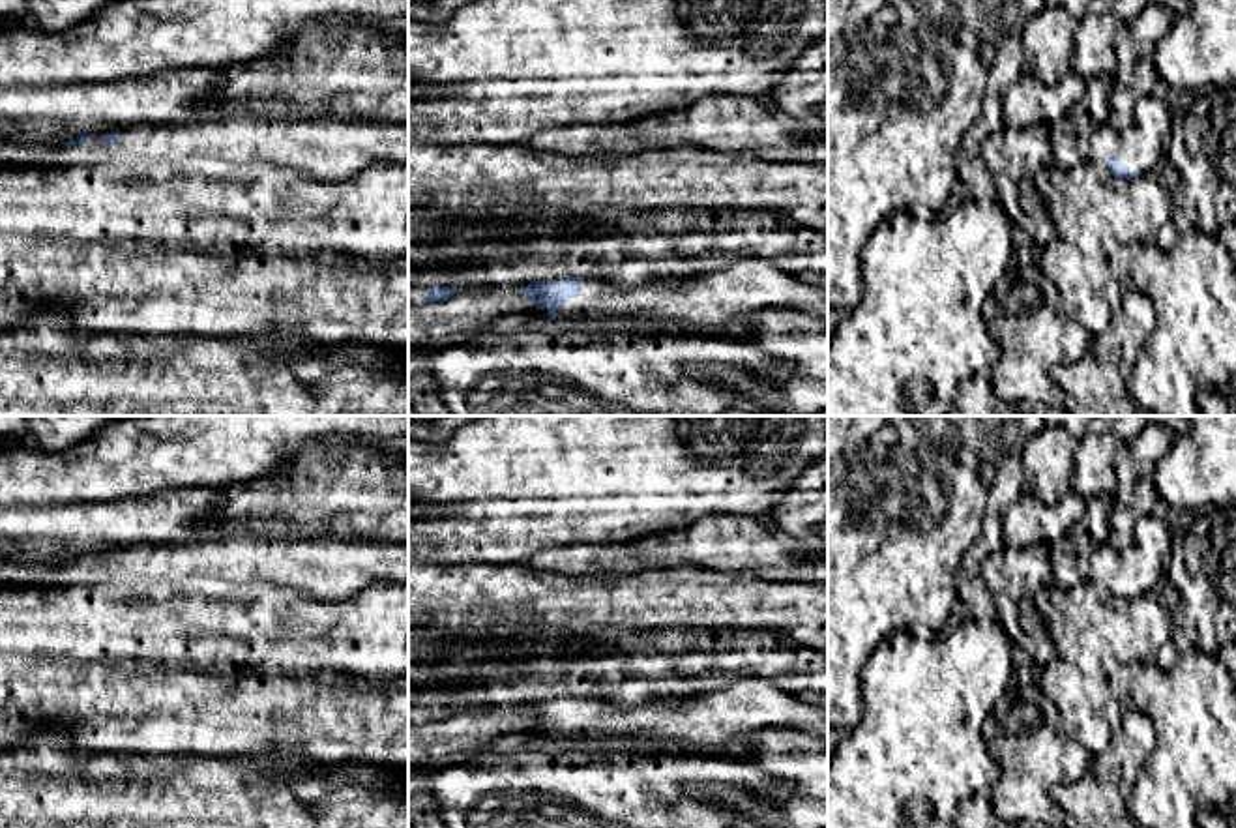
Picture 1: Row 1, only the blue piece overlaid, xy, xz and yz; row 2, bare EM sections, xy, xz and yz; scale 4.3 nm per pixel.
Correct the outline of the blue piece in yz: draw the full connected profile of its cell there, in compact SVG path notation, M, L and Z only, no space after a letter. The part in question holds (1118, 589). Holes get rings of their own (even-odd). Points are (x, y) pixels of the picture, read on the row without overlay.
M1146 515L1137 519L1133 541L1116 551L1097 543L1090 553L1088 583L1101 601L1148 594L1163 575L1170 556L1170 528L1167 519Z

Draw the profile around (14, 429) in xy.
M0 416L0 446L30 446L43 455L43 463L58 466L64 459L75 459L79 444L62 451L43 450L32 433L30 416Z

